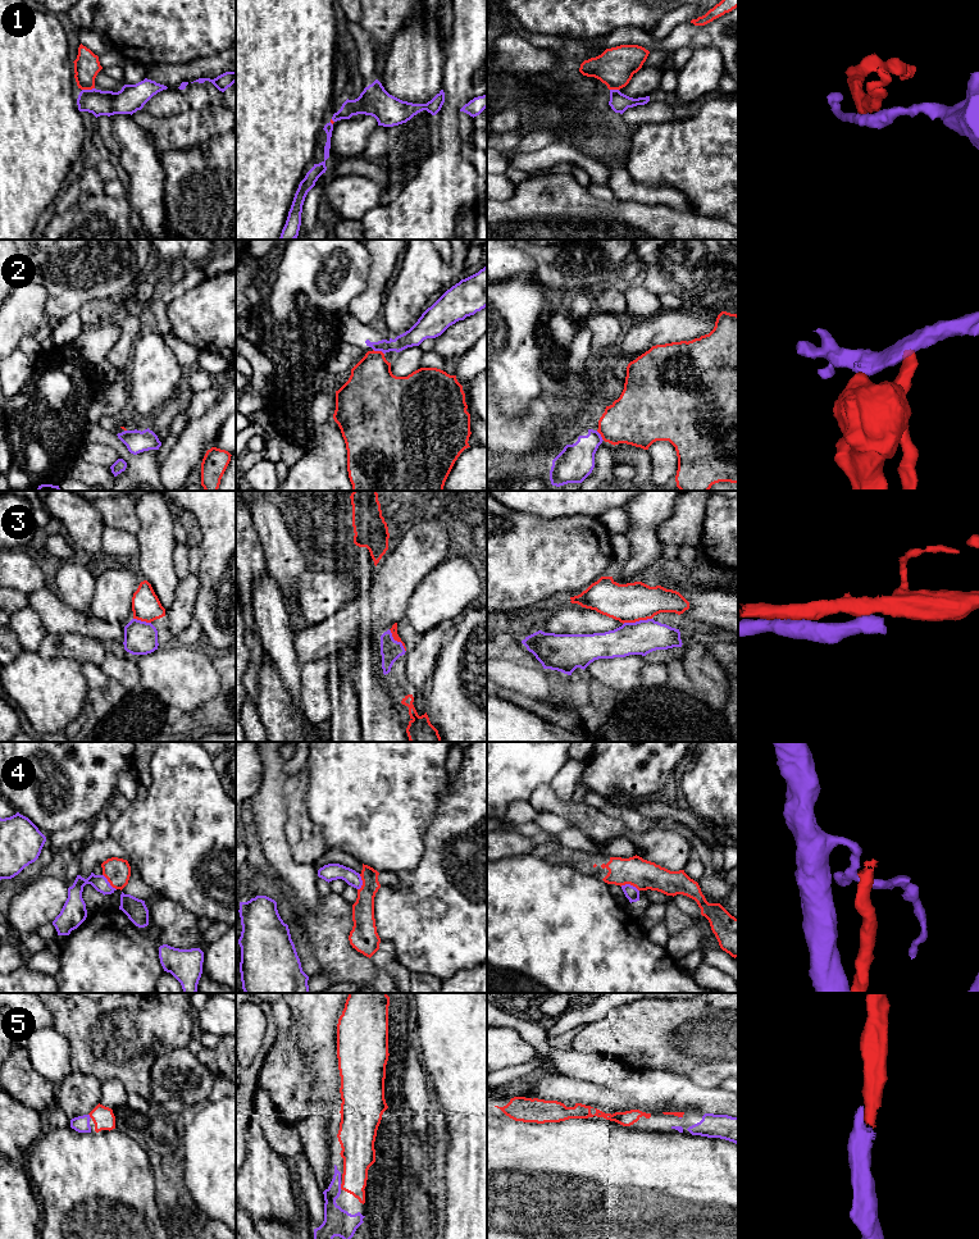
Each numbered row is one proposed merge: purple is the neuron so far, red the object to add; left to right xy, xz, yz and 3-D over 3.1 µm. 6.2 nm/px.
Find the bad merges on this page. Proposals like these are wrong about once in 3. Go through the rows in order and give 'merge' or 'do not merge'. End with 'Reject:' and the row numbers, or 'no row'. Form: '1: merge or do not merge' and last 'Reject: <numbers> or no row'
1: do not merge
2: do not merge
3: do not merge
4: do not merge
5: merge
Reject: 1, 2, 3, 4

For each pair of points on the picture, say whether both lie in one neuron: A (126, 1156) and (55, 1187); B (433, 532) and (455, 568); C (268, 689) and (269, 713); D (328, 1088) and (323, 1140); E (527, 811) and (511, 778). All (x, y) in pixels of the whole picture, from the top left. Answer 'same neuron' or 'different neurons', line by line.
A: same neuron
B: different neurons
C: same neuron
D: different neurons
E: different neurons

